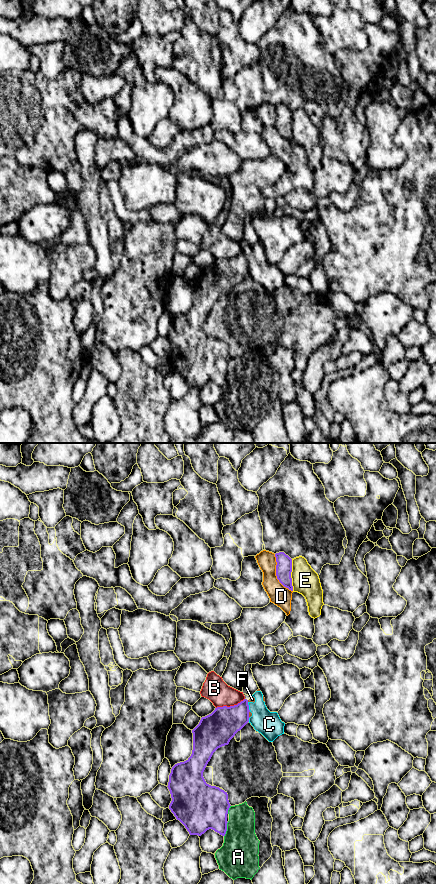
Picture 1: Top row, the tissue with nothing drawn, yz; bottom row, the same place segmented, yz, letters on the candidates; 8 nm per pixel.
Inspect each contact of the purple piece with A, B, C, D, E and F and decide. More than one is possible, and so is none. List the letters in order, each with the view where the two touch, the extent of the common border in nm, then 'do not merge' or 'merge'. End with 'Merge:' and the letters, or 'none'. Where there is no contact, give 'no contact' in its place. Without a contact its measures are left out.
A: yz | 120 nm | do not merge
B: yz | 240 nm | do not merge
C: yz | 80 nm | do not merge
D: yz | 340 nm | do not merge
E: yz | 260 nm | do not merge
F: yz | 60 nm | do not merge
Merge: none

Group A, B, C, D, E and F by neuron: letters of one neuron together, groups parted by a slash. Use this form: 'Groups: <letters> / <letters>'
Groups: A / B / C F / D / E

